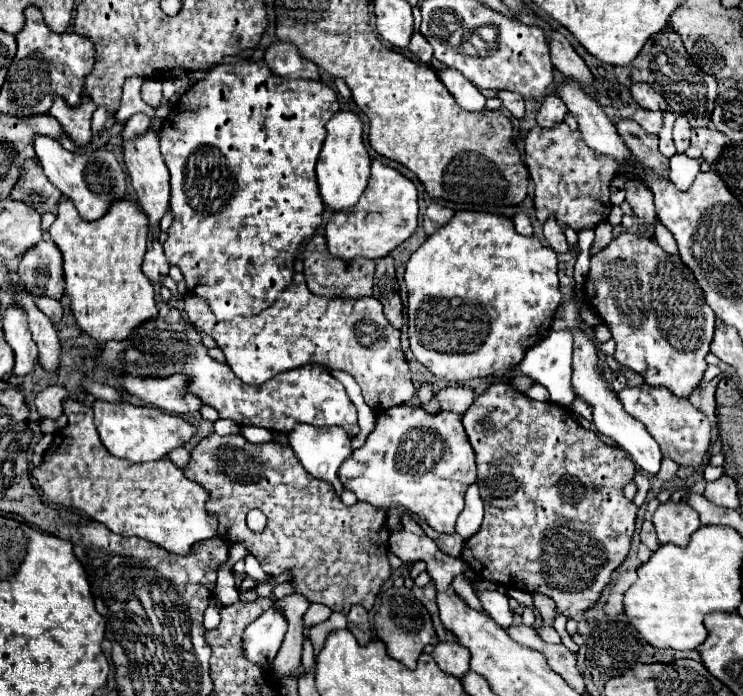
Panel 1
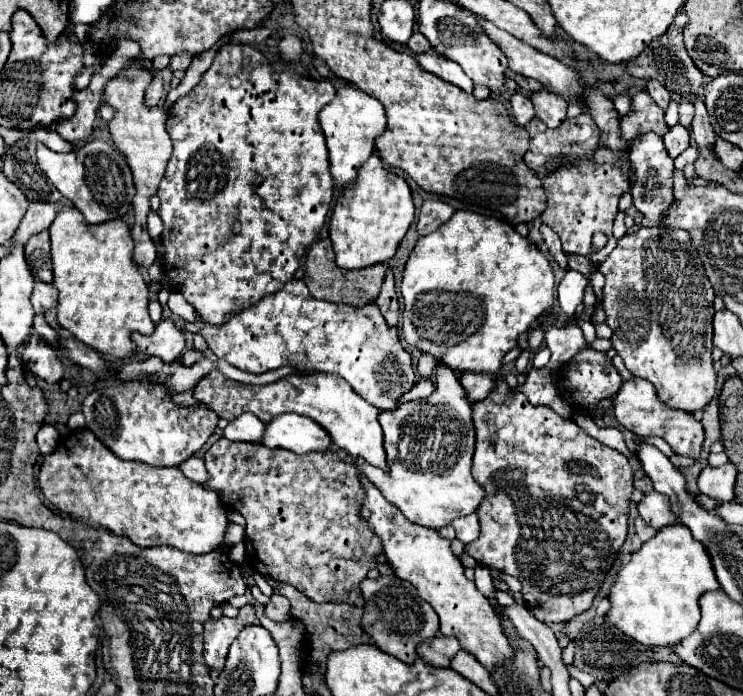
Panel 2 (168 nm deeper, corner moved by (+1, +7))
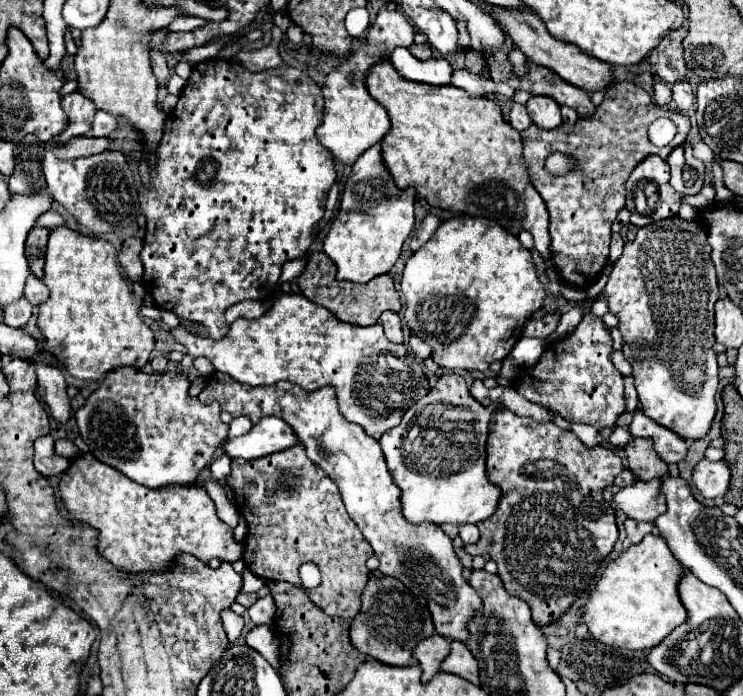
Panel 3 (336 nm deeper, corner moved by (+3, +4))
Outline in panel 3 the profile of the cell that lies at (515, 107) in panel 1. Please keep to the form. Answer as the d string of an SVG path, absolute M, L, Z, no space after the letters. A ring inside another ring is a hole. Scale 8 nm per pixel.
M513 104L511 114L509 114L509 124L511 124L515 130L519 130L519 132L523 132L525 128L531 126L531 118L529 118L525 106L521 106L521 104Z

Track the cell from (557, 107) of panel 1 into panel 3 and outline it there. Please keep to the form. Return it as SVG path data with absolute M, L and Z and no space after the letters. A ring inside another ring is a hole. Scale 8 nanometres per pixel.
M531 96L525 106L533 124L537 124L543 130L557 128L563 122L559 104L555 100L549 100L549 96Z

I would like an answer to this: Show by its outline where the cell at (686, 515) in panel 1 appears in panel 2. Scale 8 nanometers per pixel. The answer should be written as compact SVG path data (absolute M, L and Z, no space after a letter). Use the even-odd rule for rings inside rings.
M657 491L647 493L637 507L639 507L639 515L655 529L663 529L679 523L679 519L671 511L671 501L667 501L667 495L661 495Z

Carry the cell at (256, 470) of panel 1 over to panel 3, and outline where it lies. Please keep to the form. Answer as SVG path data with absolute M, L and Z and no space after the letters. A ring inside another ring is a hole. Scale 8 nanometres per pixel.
M295 444L293 448L269 454L259 460L233 460L231 462L231 476L227 478L227 484L235 492L237 506L241 514L247 520L249 536L245 538L245 552L243 560L245 566L265 580L285 580L289 584L301 586L299 578L299 566L305 562L315 562L321 570L321 586L313 590L305 590L307 596L329 616L339 618L355 618L361 610L361 592L369 580L369 568L367 558L373 556L373 550L369 548L367 540L359 532L359 528L353 524L349 514L345 512L345 506L341 502L337 486L331 482L331 478L321 472L305 454L305 448L301 444Z

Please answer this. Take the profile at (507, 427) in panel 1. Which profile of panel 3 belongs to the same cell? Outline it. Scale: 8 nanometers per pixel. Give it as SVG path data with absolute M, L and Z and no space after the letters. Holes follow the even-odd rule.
M499 408L491 416L487 440L487 474L489 480L501 486L503 496L497 512L479 524L479 542L465 546L465 550L471 556L487 552L491 560L495 560L505 590L529 604L533 622L537 626L545 626L565 614L579 594L591 586L599 564L613 550L613 544L619 536L615 510L603 500L601 492L605 486L613 484L613 478L623 470L623 460L615 450L603 446L587 448L573 432L563 430L553 422L539 424L533 418L517 416L505 408Z

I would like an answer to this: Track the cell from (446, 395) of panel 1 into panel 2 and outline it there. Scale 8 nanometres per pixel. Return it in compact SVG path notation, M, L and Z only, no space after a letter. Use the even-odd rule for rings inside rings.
M465 373L459 377L459 383L463 385L467 393L467 401L473 401L473 403L487 397L495 385L493 377L483 375L483 373Z

